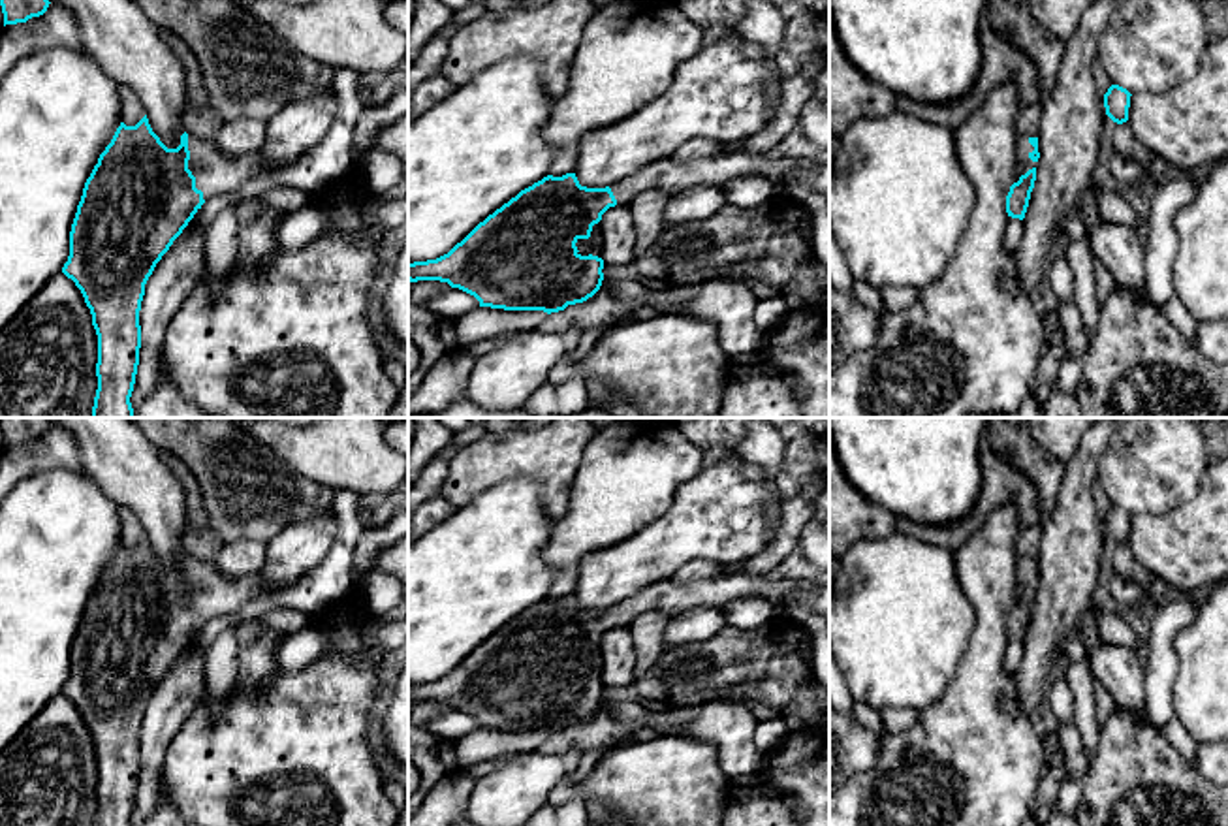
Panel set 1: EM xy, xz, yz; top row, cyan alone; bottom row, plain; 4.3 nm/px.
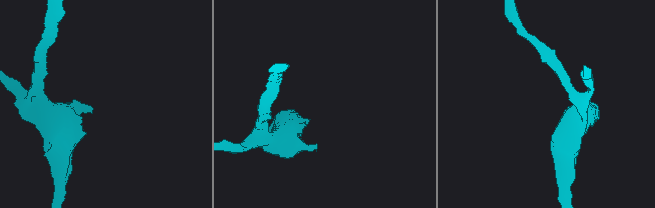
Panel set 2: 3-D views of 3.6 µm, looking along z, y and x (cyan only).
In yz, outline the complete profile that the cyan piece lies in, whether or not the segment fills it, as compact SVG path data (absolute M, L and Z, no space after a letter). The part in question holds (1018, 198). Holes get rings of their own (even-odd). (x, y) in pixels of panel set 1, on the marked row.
M1019 135L1017 145L1017 167L1014 175L1014 184L1006 196L1006 213L1012 218L1025 218L1031 192L1036 181L1038 167L1038 137Z

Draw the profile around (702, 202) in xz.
M696 186L673 194L664 209L664 224L677 226L686 222L700 222L713 216L726 205L722 186Z

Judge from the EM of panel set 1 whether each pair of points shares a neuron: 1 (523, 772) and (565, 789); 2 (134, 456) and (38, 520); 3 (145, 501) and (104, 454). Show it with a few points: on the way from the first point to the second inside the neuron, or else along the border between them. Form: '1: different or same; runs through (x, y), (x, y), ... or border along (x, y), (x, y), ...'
1: different; border along (566, 774), (550, 793), (546, 804)
2: different; border along (83, 469), (119, 507)
3: same; runs through (140, 490), (115, 465)

